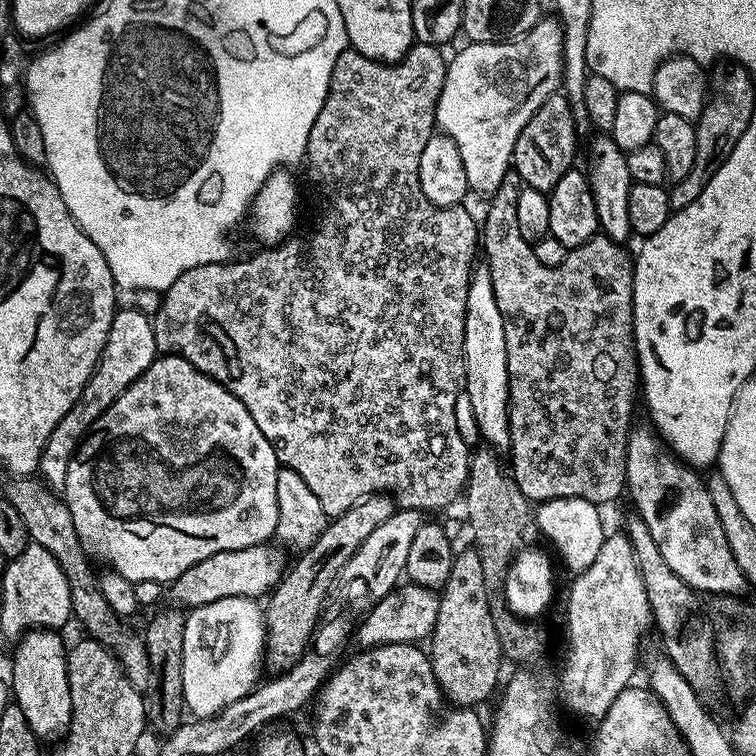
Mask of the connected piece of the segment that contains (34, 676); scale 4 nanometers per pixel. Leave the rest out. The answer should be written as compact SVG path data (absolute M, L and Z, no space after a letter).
M34 628L25 632L15 645L16 653L12 656L12 678L10 677L10 696L16 705L26 714L26 722L30 722L30 730L39 736L41 741L48 742L57 736L67 733L72 721L72 699L70 698L70 682L68 681L68 652L59 631L50 628Z

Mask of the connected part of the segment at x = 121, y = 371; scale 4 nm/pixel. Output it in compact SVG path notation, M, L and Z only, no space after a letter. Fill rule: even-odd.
M121 307L117 310L110 322L100 360L96 369L92 371L91 378L86 382L78 402L74 402L74 406L66 410L58 426L50 430L50 438L40 451L38 476L43 483L53 490L63 489L66 470L70 470L70 462L76 456L76 449L80 447L81 440L92 429L97 418L154 363L157 355L152 316L139 312L136 308Z

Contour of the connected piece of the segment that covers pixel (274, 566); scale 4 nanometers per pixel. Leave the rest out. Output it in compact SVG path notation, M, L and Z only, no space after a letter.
M259 544L246 550L222 550L218 554L210 554L210 558L190 566L186 574L179 576L171 585L170 592L176 595L177 602L181 604L177 605L184 610L206 606L218 598L267 597L286 572L284 560L280 557L281 549L272 547Z

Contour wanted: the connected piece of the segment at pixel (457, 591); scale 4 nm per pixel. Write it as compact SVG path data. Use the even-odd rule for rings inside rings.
M475 547L457 551L452 569L443 588L438 592L440 605L437 622L430 635L430 659L441 693L456 706L480 706L484 699L501 683L500 642L494 618L488 609L488 591L482 578L482 563Z

